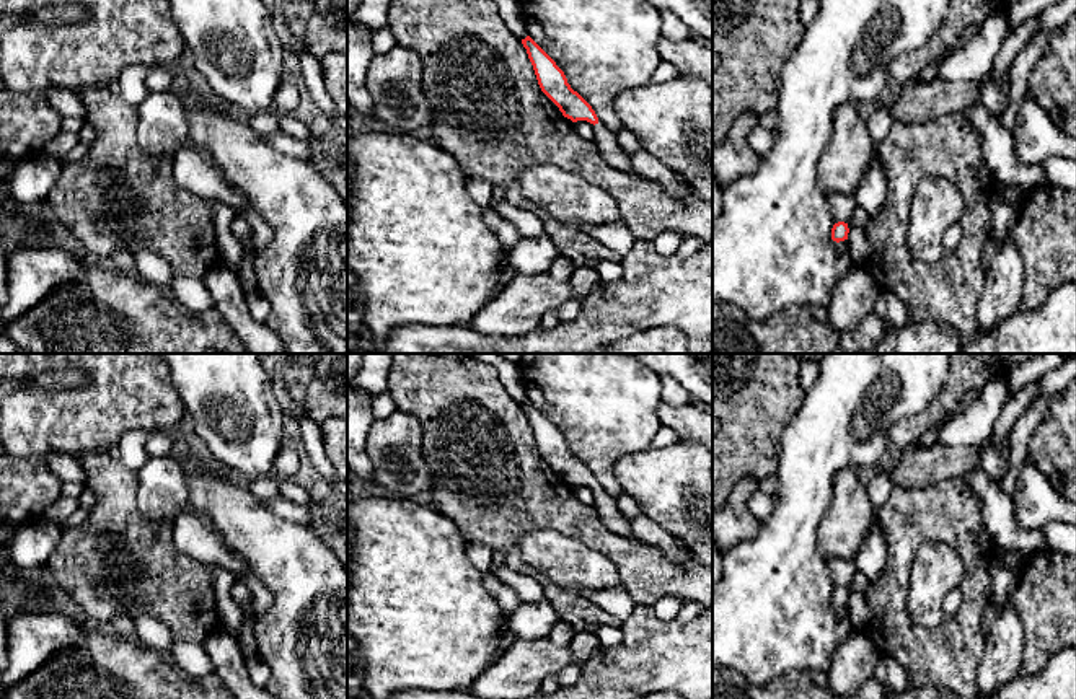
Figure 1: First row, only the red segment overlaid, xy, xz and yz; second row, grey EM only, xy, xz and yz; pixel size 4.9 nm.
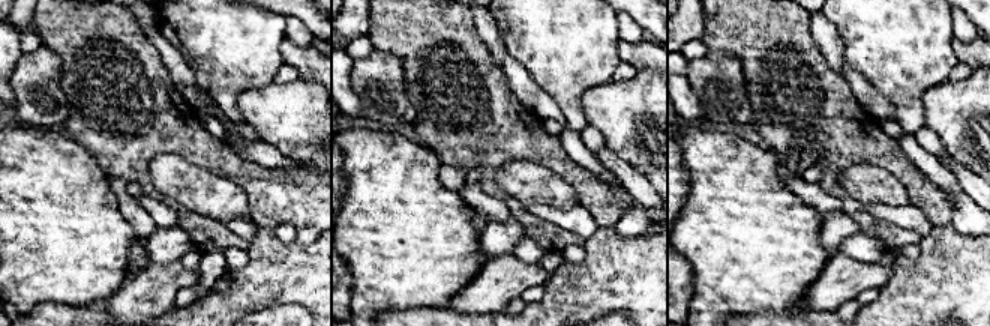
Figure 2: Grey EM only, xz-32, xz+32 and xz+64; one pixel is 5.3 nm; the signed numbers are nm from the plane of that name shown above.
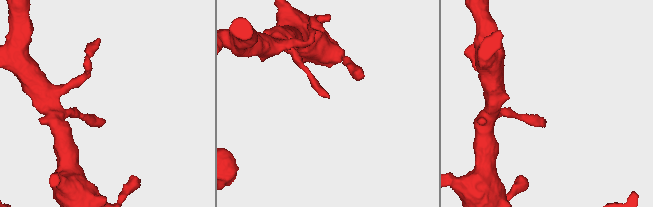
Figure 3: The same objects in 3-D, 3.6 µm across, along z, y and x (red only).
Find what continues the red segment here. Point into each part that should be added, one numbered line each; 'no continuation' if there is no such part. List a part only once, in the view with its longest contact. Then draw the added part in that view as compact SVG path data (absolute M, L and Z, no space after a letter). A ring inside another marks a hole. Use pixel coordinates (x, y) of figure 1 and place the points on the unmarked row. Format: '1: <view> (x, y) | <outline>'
1: xz (605, 505) | M595 489L595 510L600 515L602 523L611 531L623 538L637 541L628 525L628 520L621 515L613 497L610 497L603 489Z

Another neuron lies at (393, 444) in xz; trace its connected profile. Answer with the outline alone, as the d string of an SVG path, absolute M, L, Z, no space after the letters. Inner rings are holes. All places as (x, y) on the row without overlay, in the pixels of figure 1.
M406 412L373 420L367 433L367 453L373 464L377 486L412 497L429 492L435 477L422 455L421 422Z

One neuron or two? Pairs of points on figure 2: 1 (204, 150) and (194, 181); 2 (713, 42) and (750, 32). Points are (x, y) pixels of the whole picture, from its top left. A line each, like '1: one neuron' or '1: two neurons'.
1: two neurons
2: one neuron

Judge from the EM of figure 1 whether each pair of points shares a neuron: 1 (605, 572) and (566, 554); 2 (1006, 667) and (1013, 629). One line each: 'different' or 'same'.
1: same
2: same

